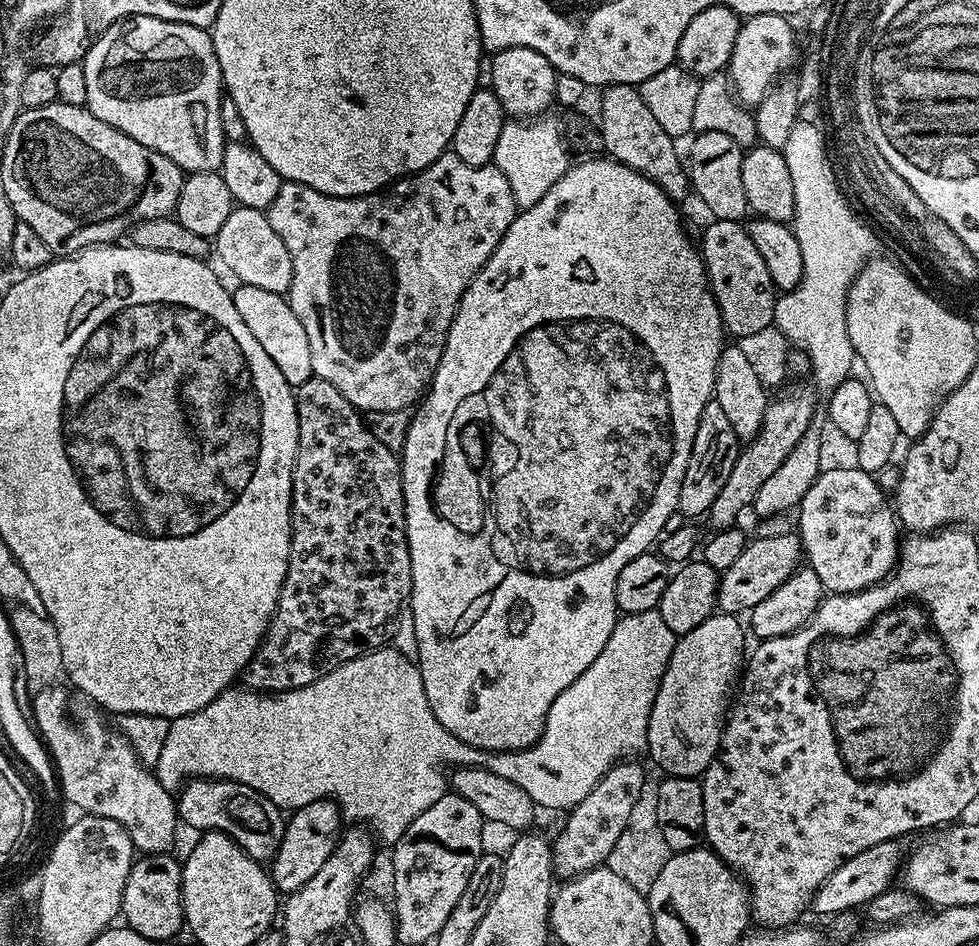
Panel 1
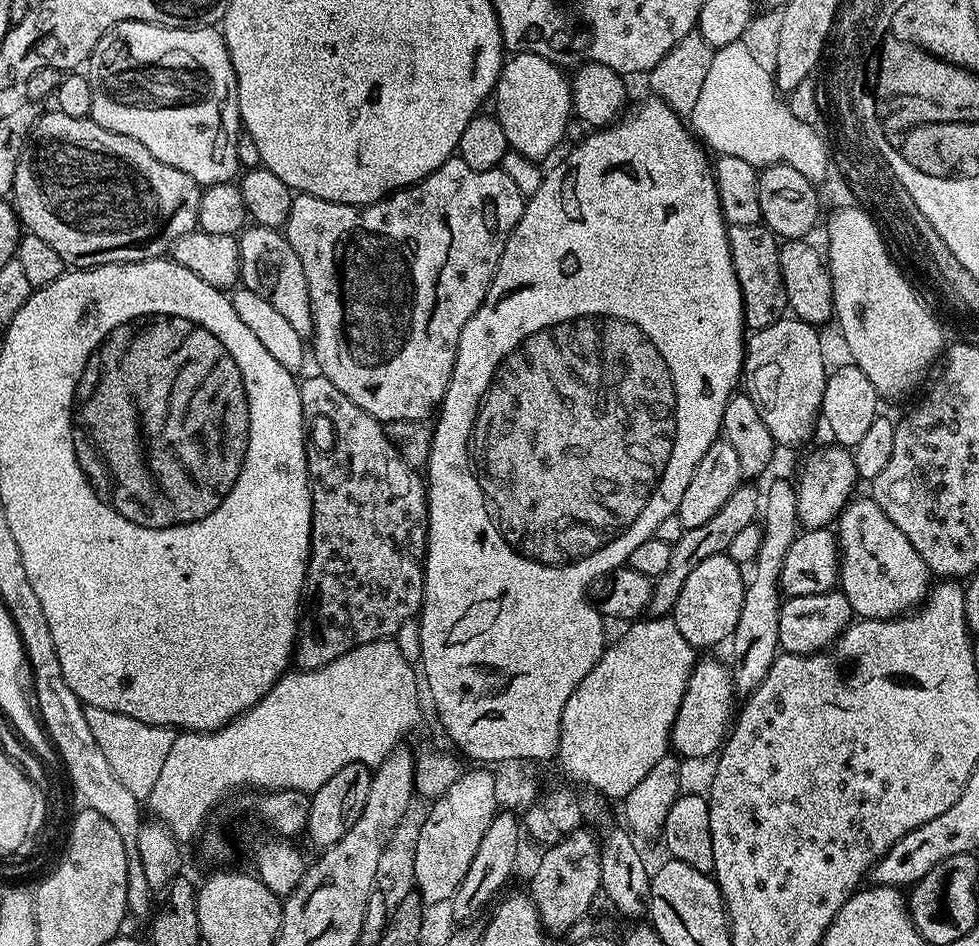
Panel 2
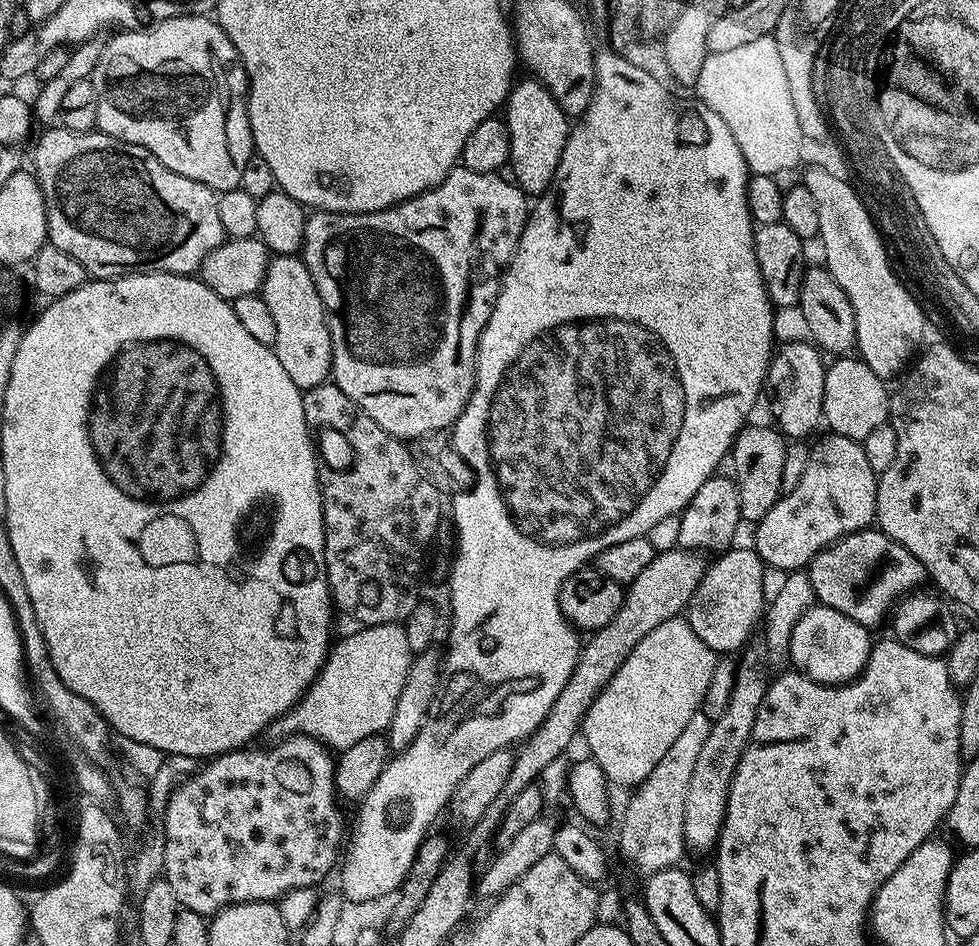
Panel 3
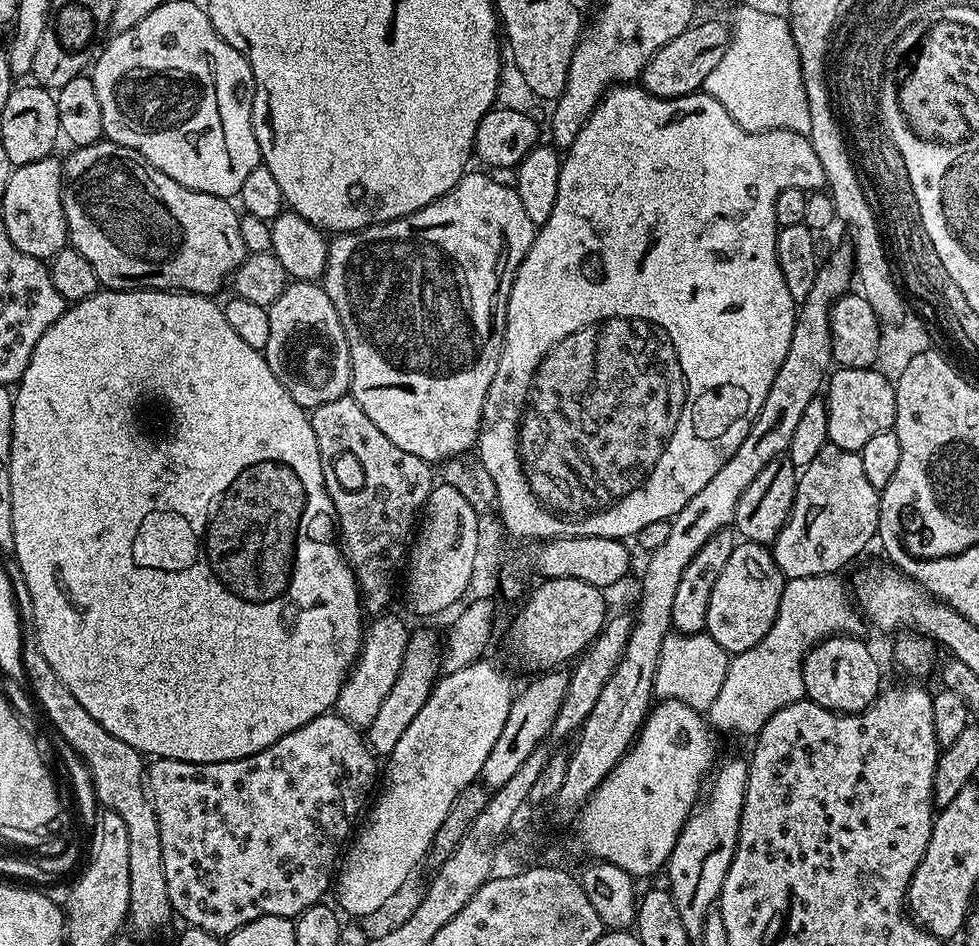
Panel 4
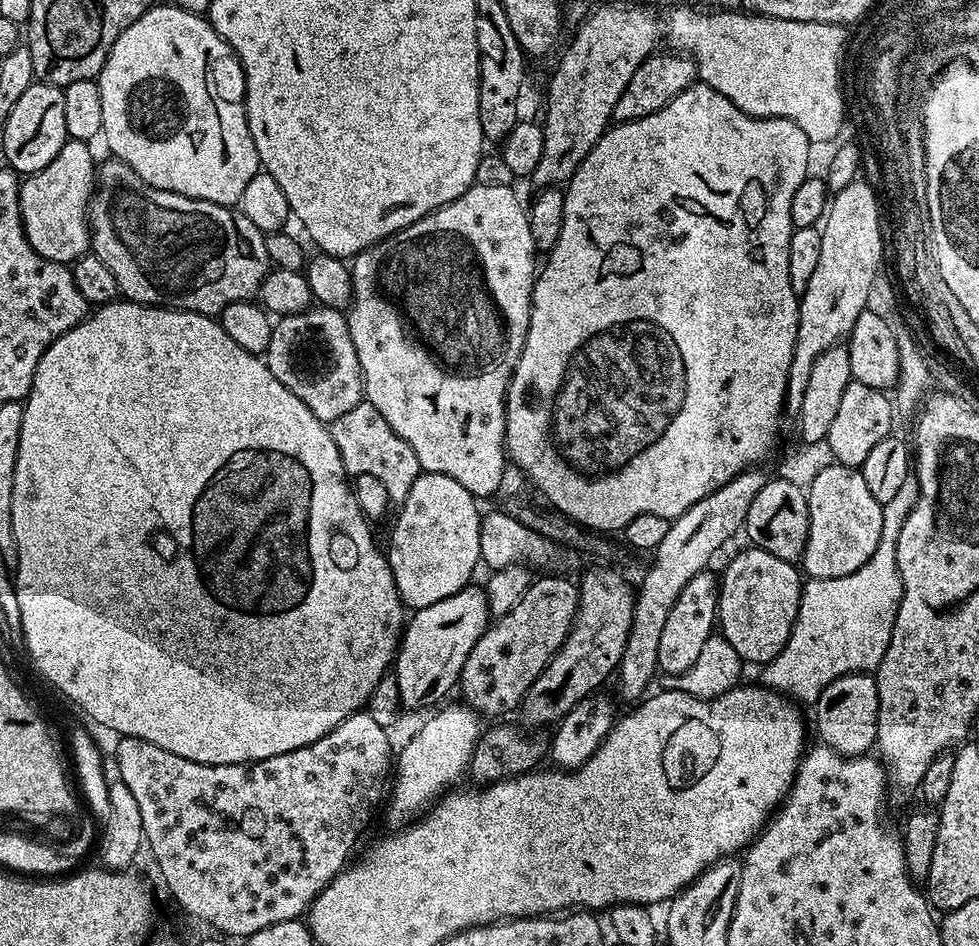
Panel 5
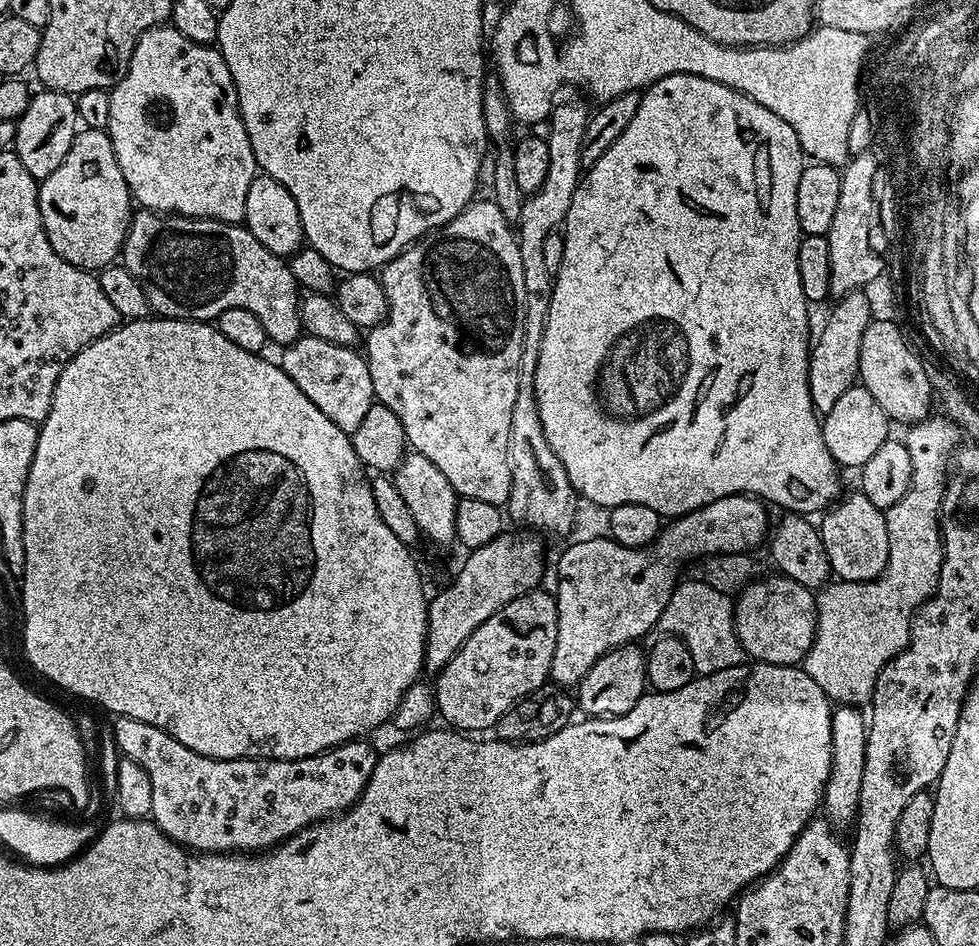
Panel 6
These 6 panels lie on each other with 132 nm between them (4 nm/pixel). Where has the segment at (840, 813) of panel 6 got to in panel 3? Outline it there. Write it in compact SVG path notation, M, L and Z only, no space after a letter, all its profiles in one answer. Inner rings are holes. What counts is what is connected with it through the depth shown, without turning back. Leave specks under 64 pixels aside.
M813 606L798 618L794 634L790 634L787 659L792 659L791 667L819 684L848 684L862 674L872 653L873 633L863 628L854 618L846 618L833 608Z

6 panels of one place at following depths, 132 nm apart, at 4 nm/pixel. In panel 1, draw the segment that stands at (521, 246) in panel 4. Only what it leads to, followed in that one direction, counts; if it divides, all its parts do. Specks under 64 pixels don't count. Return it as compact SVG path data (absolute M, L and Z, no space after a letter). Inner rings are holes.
M450 150L433 164L426 166L426 170L406 176L369 196L327 196L310 186L284 182L278 190L278 198L274 198L266 211L270 226L274 226L278 238L286 242L286 250L290 250L290 258L294 262L294 278L288 287L286 299L294 314L298 314L298 322L302 322L306 338L310 341L312 371L330 382L330 386L338 386L340 393L364 414L370 411L408 410L427 393L432 375L438 370L438 362L442 358L442 350L446 346L448 331L456 317L460 299L464 297L464 292L482 270L484 263L494 254L498 242L502 242L506 230L510 230L518 215L514 194L510 194L510 182L506 182L506 174L502 174L495 163L466 166L466 162L462 162L462 158L458 158Z

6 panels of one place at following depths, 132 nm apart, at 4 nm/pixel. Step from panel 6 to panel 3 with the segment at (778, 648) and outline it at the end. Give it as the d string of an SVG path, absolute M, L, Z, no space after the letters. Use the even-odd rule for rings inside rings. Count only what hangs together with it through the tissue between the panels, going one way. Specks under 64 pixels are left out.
M733 546L728 551L719 553L713 560L716 561L713 564L711 561L705 567L702 582L698 582L698 590L694 590L694 594L690 598L686 609L686 619L688 625L694 630L694 634L698 634L698 638L702 638L702 642L706 642L706 646L710 646L710 650L714 650L717 654L732 654L728 652L736 651L739 653L751 641L748 639L751 638L752 631L755 628L757 631L766 612L766 596L764 600L766 565L751 547Z

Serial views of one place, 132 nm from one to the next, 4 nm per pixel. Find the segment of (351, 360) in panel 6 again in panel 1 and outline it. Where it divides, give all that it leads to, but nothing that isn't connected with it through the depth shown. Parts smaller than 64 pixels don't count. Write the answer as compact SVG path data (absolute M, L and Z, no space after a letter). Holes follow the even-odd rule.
M233 207L230 218L222 222L222 230L218 230L214 238L214 252L220 255L221 262L237 276L235 279L241 284L284 294L294 278L290 250L286 250L286 242L278 238L274 226L270 226L267 211L259 208Z

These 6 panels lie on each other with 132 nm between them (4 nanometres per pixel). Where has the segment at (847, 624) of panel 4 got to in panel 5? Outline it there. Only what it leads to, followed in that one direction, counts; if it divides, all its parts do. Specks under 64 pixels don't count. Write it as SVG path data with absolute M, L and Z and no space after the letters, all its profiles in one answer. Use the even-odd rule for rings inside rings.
M910 478L902 482L890 502L883 504L882 538L878 538L878 550L874 550L866 566L858 566L854 574L842 578L803 581L798 614L788 641L771 662L763 665L763 683L767 687L787 694L801 705L812 706L834 678L847 672L875 673L886 646L890 646L894 618L904 593L898 570L898 530L902 530L902 522L906 522L919 496L918 482Z

